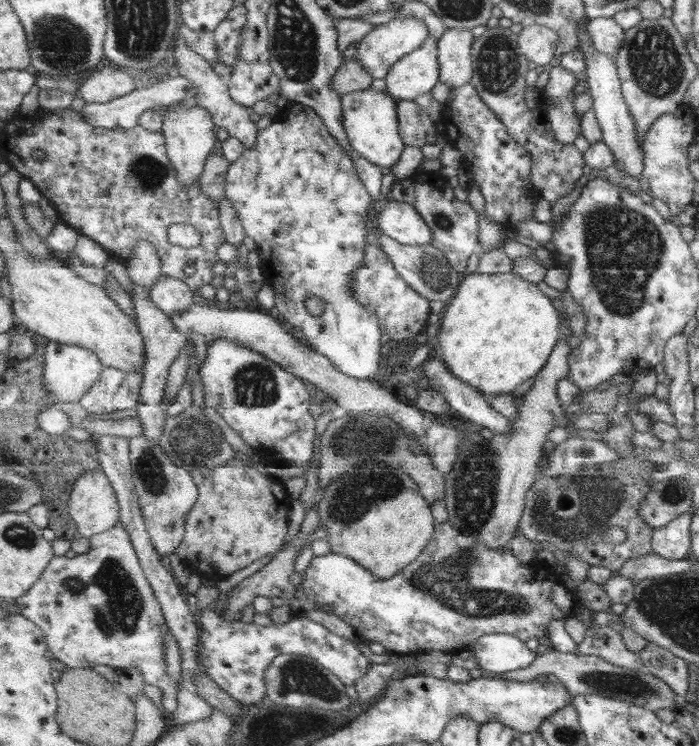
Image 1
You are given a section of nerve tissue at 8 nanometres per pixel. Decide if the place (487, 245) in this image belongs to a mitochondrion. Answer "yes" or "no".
no

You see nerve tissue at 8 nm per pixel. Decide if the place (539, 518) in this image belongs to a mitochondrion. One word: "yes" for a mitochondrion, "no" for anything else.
yes

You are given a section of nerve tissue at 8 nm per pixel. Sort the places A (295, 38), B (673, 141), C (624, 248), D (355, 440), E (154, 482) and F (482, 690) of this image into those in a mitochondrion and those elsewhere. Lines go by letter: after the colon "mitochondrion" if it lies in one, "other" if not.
A: mitochondrion
B: other
C: mitochondrion
D: mitochondrion
E: mitochondrion
F: other

